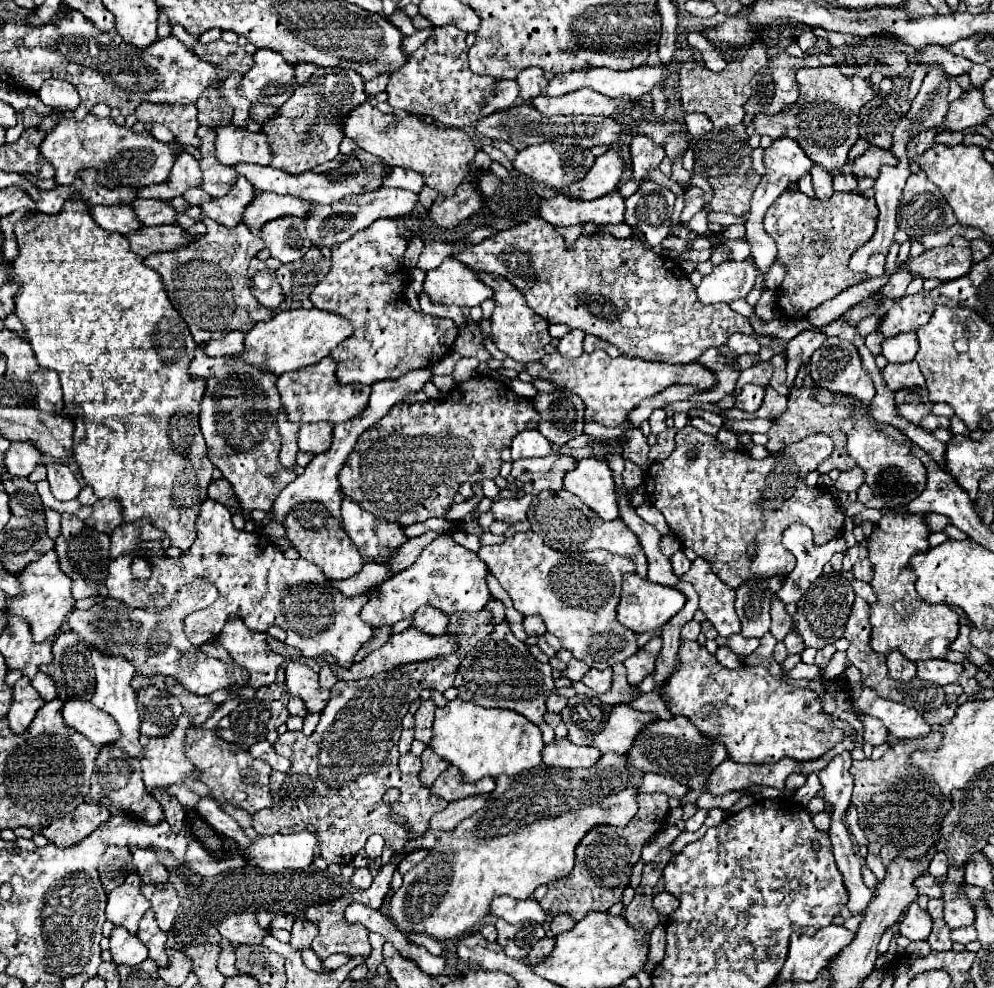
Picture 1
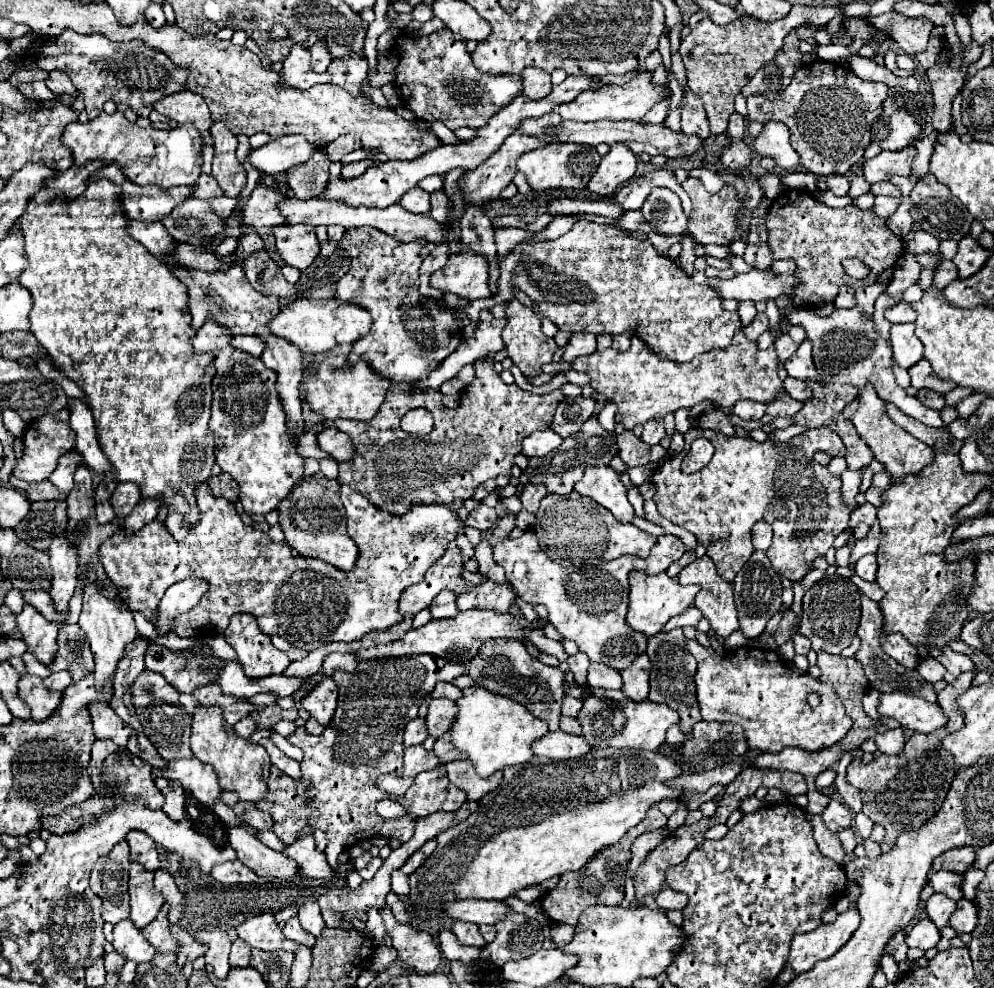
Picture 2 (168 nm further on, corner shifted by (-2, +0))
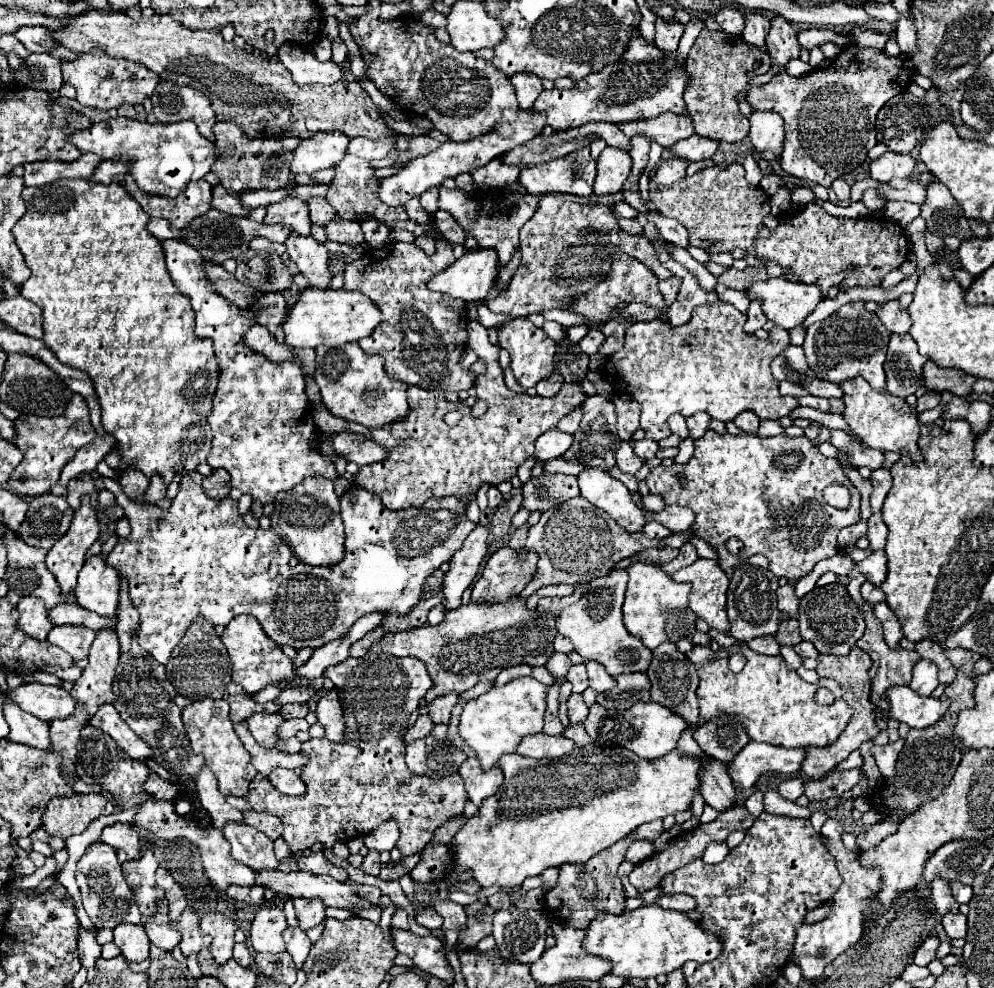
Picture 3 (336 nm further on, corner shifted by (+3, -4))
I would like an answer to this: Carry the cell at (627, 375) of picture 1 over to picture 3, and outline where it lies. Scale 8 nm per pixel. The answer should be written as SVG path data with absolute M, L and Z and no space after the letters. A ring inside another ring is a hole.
M715 302L703 304L693 310L693 316L687 324L679 328L669 328L661 320L651 322L637 322L625 333L625 346L606 359L602 376L611 384L614 391L621 396L631 396L641 406L641 428L645 436L651 440L661 440L671 434L667 426L667 418L675 412L693 416L697 412L707 412L715 420L729 422L743 410L753 410L761 420L775 420L781 416L789 416L789 412L797 406L797 400L791 396L779 394L779 382L771 376L769 364L779 350L789 344L787 330L775 326L769 332L769 340L761 340L757 336L745 334L743 330L745 314L741 314L729 302Z

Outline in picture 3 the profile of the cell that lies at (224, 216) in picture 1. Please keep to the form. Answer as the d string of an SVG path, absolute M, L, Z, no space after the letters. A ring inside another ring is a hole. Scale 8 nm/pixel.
M287 198L275 204L265 206L267 214L265 214L265 224L285 224L289 228L293 228L293 232L307 236L309 228L311 228L311 220L309 220L309 210L307 204L299 198Z

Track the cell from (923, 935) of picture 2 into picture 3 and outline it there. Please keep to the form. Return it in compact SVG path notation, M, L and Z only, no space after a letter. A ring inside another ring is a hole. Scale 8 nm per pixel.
M929 936L915 952L913 956L913 962L919 964L919 966L927 966L931 960L935 960L935 952L937 952L937 946L939 946L939 938L937 936Z

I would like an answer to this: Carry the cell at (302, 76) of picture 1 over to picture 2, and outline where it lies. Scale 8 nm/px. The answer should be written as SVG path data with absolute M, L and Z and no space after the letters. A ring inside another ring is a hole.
M316 42L312 48L310 48L310 52L312 52L312 68L316 70L316 72L324 72L328 66L330 66L330 62L334 60L332 58L332 54L328 52L328 48L326 48L326 42Z

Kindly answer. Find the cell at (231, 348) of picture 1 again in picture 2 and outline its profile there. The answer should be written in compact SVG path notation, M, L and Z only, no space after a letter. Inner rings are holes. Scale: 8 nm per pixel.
M234 336L232 346L242 350L242 352L248 352L248 354L252 354L256 358L260 358L264 348L266 348L266 344L264 344L264 340L260 336Z

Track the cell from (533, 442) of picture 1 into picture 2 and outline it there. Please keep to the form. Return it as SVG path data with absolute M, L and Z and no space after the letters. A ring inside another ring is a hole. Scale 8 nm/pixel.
M548 428L548 430L542 430L542 432L532 432L522 442L522 452L528 458L532 458L532 456L546 456L548 452L556 450L560 444L562 444L562 436Z

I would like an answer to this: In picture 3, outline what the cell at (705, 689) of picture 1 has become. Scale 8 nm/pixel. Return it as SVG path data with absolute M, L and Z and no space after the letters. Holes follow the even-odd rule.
M739 642L733 646L733 654L747 654L745 668L735 674L729 670L729 650L713 652L709 646L693 646L687 658L697 666L699 672L699 718L703 722L717 716L737 716L745 724L745 732L755 742L767 742L783 748L803 748L803 746L829 746L845 730L851 708L841 698L841 688L835 680L821 678L817 684L807 684L799 678L795 670L789 670L781 656L765 656L753 652L747 644ZM817 688L829 688L835 694L831 706L819 706L813 702Z

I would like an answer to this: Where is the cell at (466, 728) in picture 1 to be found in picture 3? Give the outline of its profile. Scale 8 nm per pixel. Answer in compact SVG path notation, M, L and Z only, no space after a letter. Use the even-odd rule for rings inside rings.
M527 676L527 678L511 680L503 688L491 688L487 694L469 700L463 706L459 734L467 742L467 746L475 750L483 770L491 770L493 766L497 766L501 754L515 752L523 736L539 734L543 730L545 692L547 692L545 684Z

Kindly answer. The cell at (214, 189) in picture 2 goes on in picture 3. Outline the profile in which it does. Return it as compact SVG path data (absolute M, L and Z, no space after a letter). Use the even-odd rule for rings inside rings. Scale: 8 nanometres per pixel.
M213 186L211 208L217 208L217 210L221 210L225 214L231 214L231 216L247 216L249 214L249 210L241 208L239 196L237 194L227 194L227 190L221 188L221 186Z

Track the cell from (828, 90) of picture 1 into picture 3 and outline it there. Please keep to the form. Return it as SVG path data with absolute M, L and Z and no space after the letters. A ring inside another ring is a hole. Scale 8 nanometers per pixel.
M851 44L843 48L839 58L835 58L829 68L813 70L799 78L781 72L769 84L747 90L745 100L755 112L759 110L777 112L785 120L785 152L781 156L781 168L791 176L829 188L833 180L851 172L867 158L867 152L877 144L875 140L877 112L889 98L893 98L895 94L903 92L909 86L913 72L915 72L913 62L905 54L891 58L883 50L859 48Z

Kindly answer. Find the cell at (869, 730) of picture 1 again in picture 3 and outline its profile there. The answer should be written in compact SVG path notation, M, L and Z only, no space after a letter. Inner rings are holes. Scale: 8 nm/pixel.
M899 738L897 742L889 742L889 744L885 744L885 746L873 746L873 748L871 748L871 754L873 754L873 758L875 758L879 770L881 770L883 778L887 778L887 780L891 780L893 774L895 774L893 768L895 768L895 762L897 762L899 752L901 752L901 748L903 748L903 742L905 742L905 740Z

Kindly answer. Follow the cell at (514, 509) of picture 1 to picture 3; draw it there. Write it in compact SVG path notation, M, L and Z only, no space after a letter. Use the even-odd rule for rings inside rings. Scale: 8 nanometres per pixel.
M541 472L539 476L529 478L521 486L523 490L523 502L521 508L525 510L549 510L551 506L565 502L567 498L579 496L577 476L565 476L565 474L547 474Z

